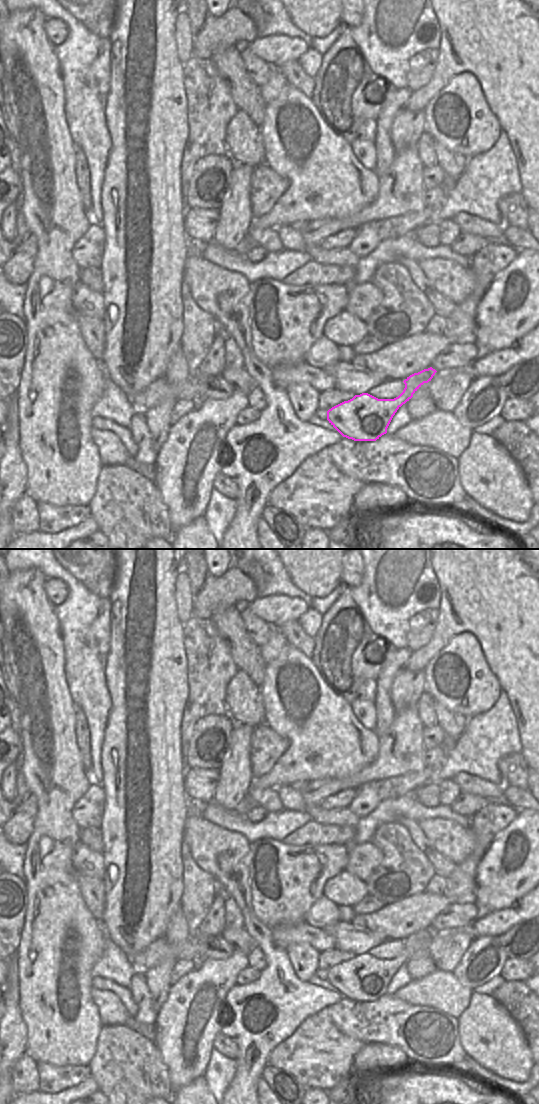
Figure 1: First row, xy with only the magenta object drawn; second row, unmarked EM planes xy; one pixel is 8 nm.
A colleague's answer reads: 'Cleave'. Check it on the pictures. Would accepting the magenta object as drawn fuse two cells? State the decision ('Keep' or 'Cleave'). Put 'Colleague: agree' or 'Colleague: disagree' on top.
Colleague: disagree
Keep.

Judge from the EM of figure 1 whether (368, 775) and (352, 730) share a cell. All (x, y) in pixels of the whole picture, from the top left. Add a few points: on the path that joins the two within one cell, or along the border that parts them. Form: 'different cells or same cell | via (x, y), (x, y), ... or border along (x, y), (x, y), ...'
different cells | border along (379, 747), (377, 756), (369, 764), (344, 777)

